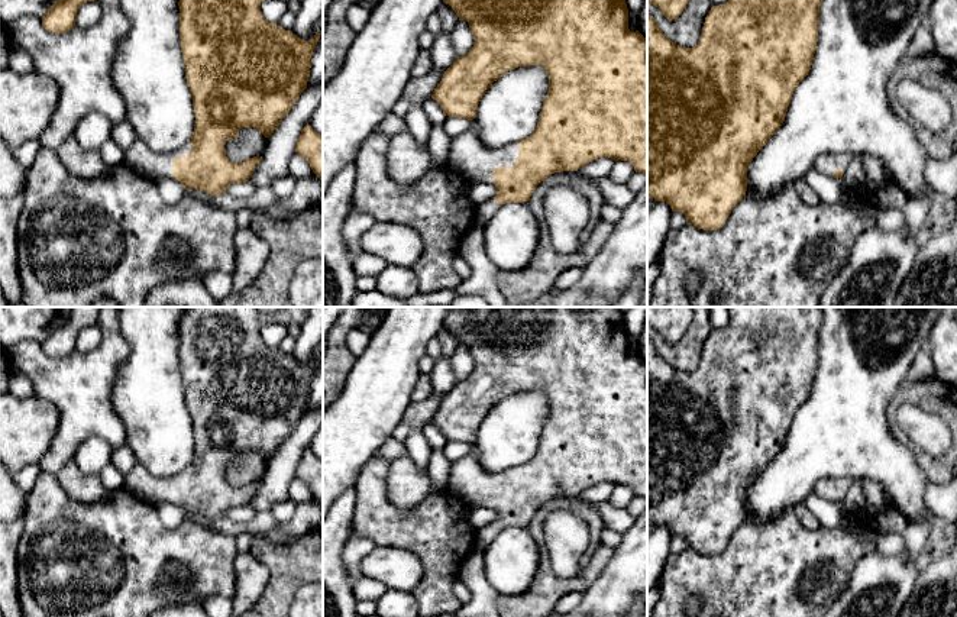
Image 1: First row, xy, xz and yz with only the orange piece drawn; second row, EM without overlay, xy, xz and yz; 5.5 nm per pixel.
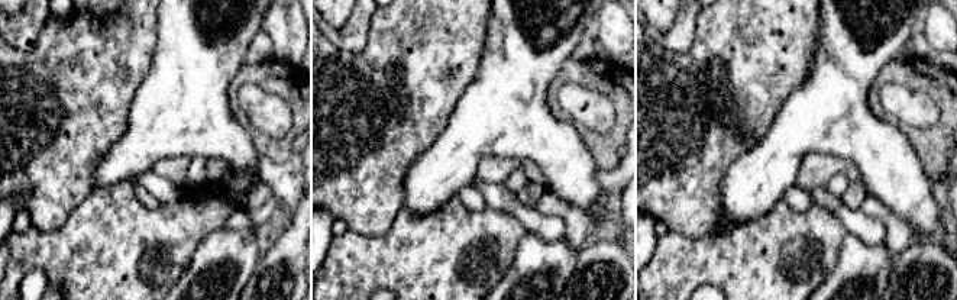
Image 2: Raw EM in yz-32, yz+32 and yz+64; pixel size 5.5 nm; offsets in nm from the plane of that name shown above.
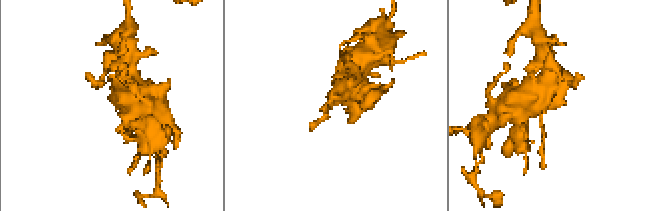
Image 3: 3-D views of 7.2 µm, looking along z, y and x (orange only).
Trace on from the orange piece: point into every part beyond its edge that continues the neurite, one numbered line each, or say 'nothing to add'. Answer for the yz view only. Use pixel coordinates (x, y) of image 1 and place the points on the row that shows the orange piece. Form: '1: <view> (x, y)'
1: yz (825, 164)

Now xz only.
1: xz (468, 157)

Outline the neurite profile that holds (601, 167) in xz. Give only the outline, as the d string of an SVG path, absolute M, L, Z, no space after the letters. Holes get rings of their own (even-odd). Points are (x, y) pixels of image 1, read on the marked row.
M596 158L592 162L582 167L581 169L578 169L578 174L583 178L598 180L602 177L608 177L611 174L614 164L615 161L612 158Z

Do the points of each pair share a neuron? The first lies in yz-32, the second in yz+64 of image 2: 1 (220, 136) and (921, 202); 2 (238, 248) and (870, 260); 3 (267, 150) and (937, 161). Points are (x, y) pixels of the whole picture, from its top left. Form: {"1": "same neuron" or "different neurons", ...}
{"1": "same neuron", "2": "same neuron", "3": "same neuron"}

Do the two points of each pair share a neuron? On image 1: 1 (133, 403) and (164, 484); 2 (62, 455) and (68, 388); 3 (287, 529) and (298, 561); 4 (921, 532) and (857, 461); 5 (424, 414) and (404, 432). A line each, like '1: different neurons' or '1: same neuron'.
1: different neurons
2: same neuron
3: different neurons
4: different neurons
5: same neuron

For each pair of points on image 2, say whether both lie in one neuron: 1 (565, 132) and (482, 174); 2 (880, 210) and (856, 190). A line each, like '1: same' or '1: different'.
1: different
2: different

